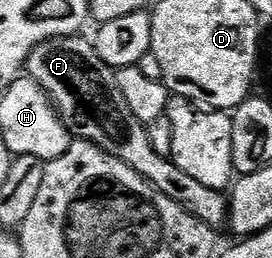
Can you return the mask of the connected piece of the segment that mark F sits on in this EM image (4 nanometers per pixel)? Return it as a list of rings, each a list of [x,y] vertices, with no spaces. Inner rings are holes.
[[[84,36],[70,38],[51,38],[35,46],[26,63],[27,77],[32,78],[46,92],[46,96],[56,105],[58,116],[66,124],[73,139],[89,142],[102,152],[122,160],[138,176],[145,178],[162,196],[170,196],[174,204],[186,208],[190,216],[202,220],[211,230],[219,231],[228,226],[229,195],[223,190],[206,188],[194,176],[182,172],[171,158],[158,156],[150,148],[150,136],[145,123],[130,112],[122,91],[118,88],[116,71],[106,65],[98,56],[95,45]]]

